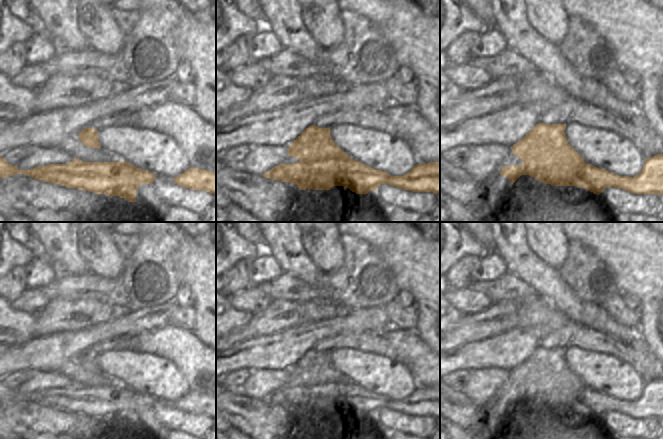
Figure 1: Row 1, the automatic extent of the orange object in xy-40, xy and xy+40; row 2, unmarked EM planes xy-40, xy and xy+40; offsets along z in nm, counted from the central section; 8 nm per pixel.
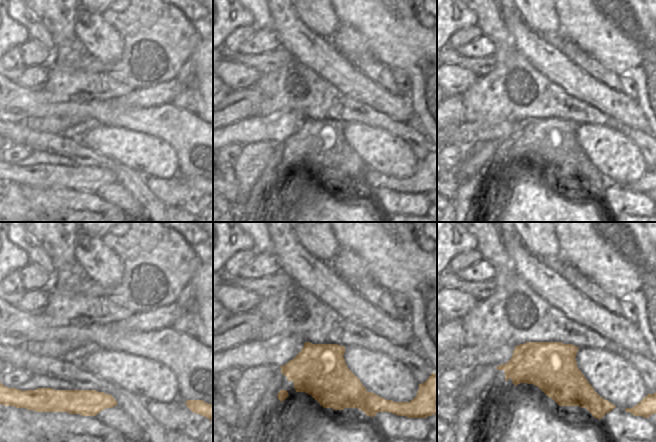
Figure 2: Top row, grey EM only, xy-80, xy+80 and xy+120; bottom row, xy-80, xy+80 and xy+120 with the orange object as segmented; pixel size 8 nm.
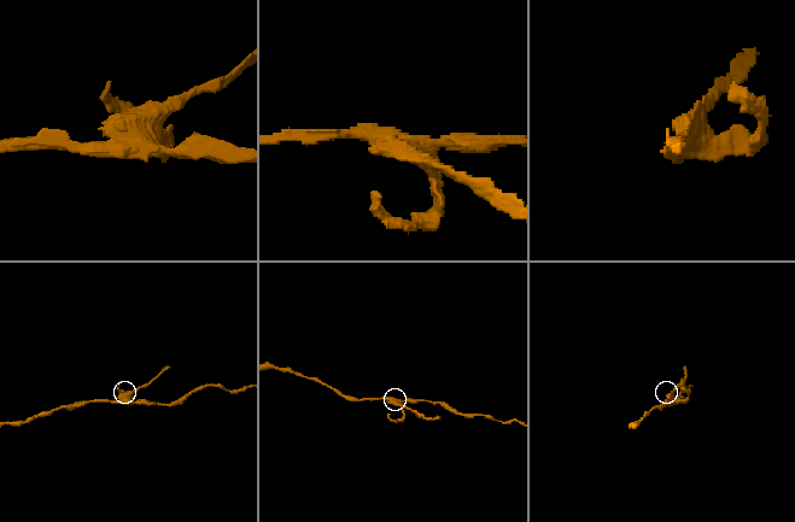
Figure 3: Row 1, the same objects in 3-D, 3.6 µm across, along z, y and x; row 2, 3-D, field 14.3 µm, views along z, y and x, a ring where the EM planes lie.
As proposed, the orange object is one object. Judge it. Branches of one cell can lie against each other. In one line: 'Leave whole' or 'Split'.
Split.

